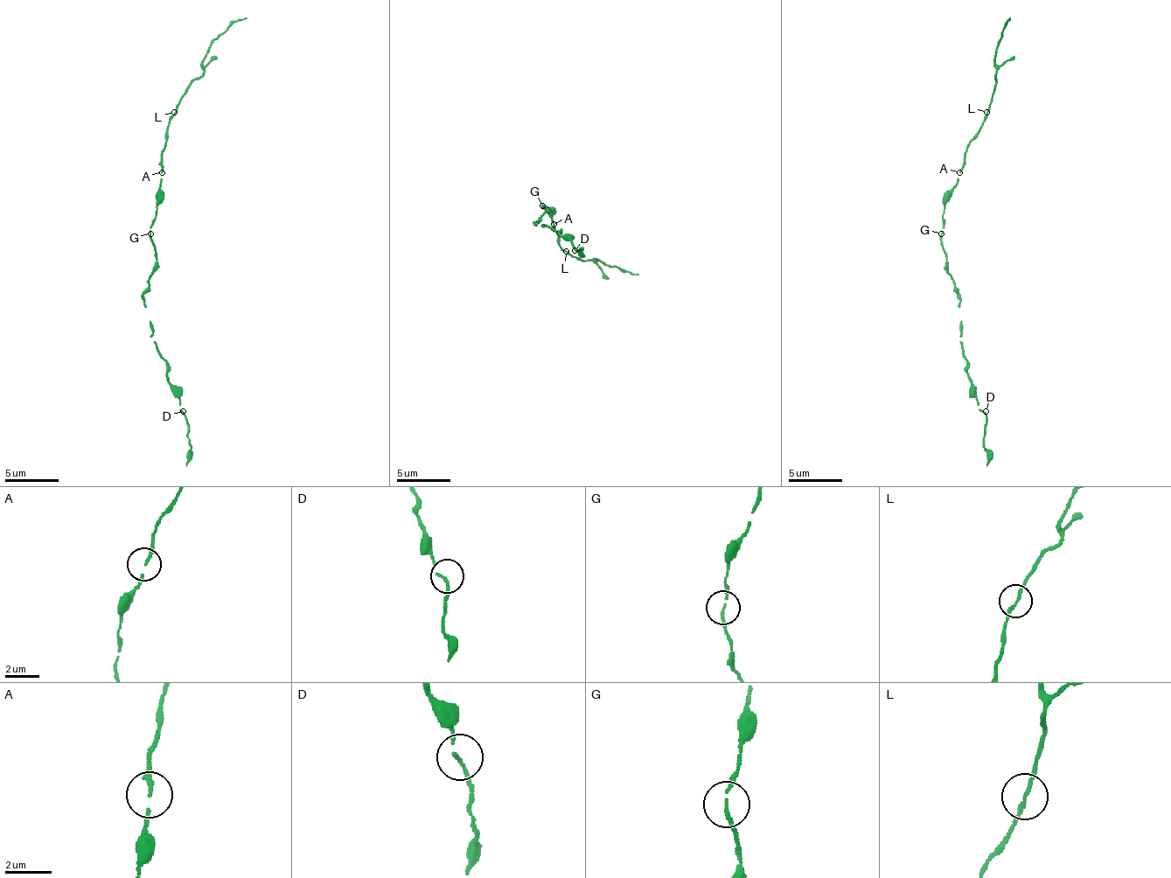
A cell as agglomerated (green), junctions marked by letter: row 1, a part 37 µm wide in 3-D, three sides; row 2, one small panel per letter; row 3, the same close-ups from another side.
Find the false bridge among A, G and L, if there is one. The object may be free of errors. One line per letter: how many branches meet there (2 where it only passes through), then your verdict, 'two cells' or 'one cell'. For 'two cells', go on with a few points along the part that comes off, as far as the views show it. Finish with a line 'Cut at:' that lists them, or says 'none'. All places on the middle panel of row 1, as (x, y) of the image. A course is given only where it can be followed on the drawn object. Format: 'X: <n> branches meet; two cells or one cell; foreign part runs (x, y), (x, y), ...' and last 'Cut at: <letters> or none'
A: 2 branches meet; one cell
G: 2 branches meet; one cell
L: 2 branches meet; one cell
Cut at: none

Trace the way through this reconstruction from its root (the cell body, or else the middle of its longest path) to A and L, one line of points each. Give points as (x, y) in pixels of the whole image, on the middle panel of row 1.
A: (542, 207), (547, 207), (554, 224)
L: (542, 207), (547, 207), (554, 229), (559, 234), (559, 245), (567, 250)

